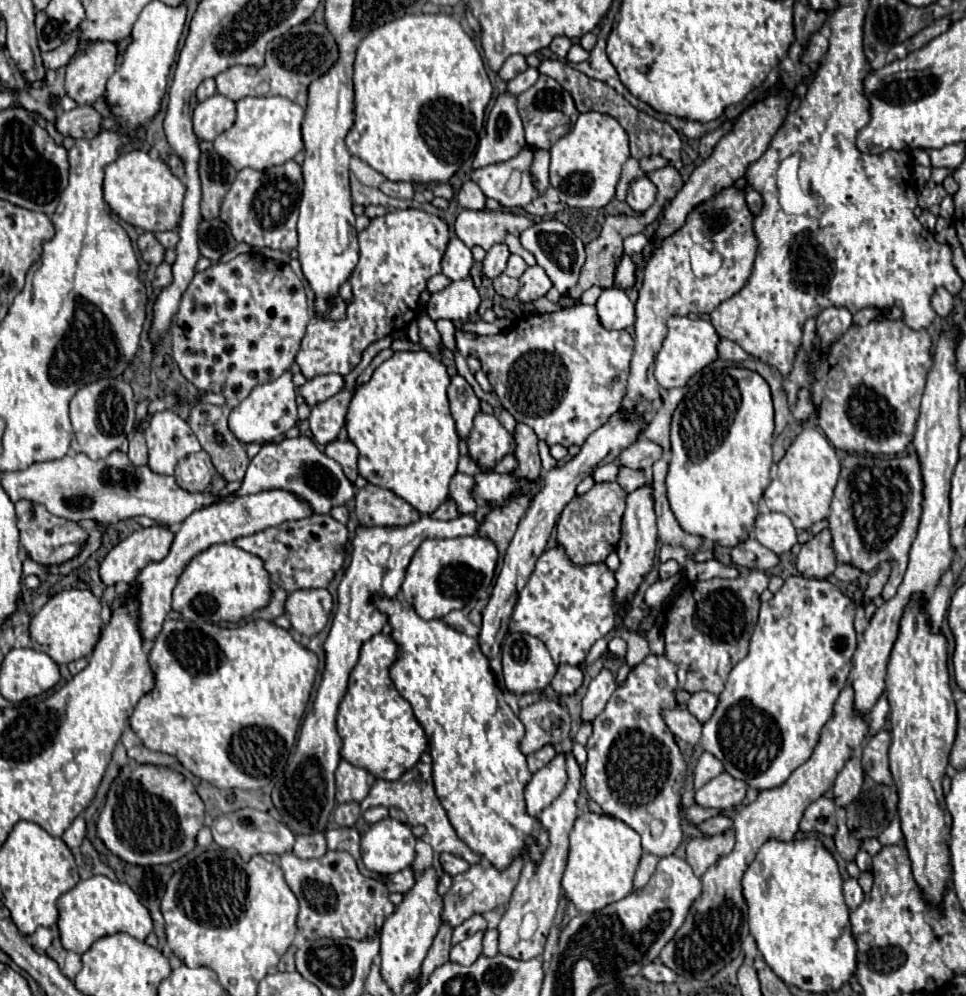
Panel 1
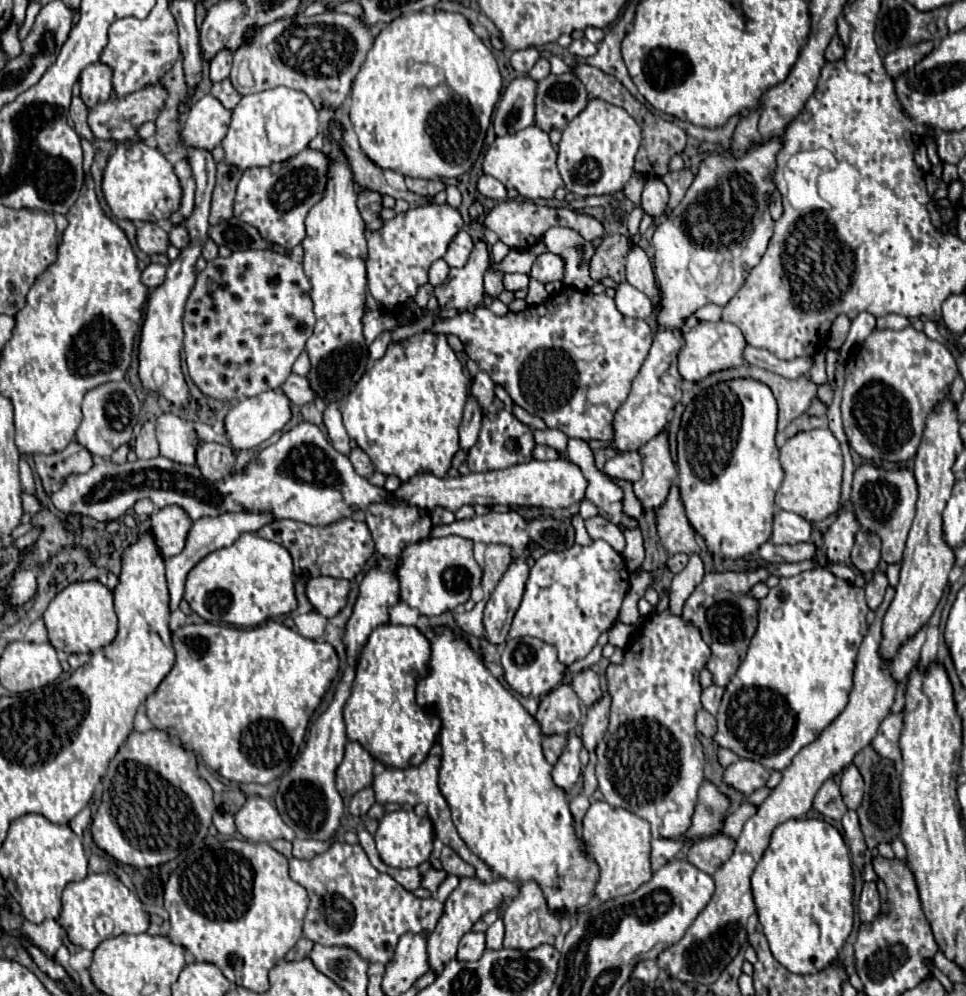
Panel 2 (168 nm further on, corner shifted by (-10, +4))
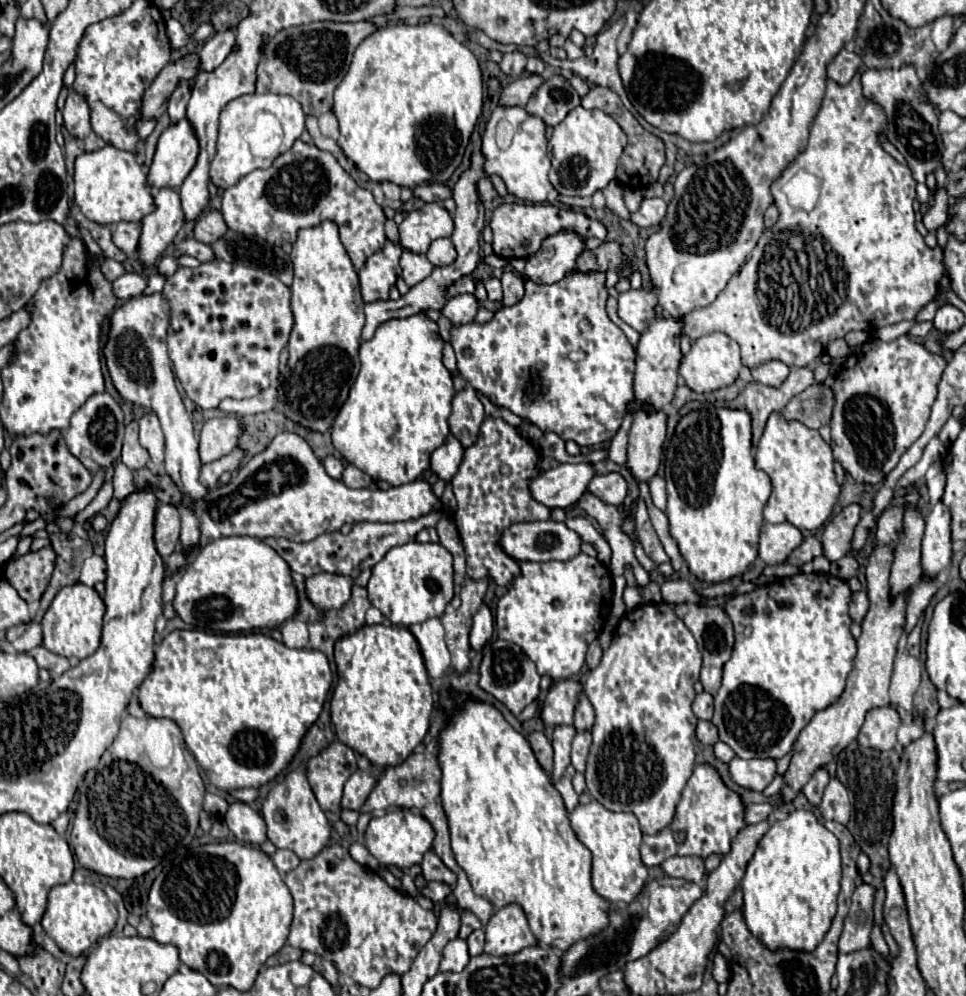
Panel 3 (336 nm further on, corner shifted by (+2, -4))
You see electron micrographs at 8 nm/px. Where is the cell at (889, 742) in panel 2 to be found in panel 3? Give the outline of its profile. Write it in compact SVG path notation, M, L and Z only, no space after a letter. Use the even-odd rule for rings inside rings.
M876 708L868 712L866 722L860 730L858 744L874 750L892 750L896 746L896 730L900 726L900 716L894 708Z

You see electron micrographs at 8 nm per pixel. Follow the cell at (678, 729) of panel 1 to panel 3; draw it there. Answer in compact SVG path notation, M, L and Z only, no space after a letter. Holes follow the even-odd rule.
M700 720L698 726L696 726L696 738L702 742L702 744L710 744L714 746L718 742L718 730L714 728L712 722L704 722Z

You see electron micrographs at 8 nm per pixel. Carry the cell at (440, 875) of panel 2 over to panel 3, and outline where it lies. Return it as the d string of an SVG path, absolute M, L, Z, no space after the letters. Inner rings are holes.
M426 882L426 886L420 890L420 894L430 898L432 902L442 902L450 894L450 886L446 886L442 882Z

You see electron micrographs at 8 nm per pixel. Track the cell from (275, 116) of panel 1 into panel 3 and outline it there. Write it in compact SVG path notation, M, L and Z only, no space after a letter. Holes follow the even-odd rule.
M246 94L226 104L220 114L220 130L216 142L216 156L210 162L210 178L218 188L234 186L242 176L270 164L304 132L306 114L292 96L278 94Z

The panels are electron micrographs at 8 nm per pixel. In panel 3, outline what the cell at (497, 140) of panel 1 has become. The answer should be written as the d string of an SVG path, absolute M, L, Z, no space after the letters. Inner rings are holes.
M524 76L514 82L510 82L506 88L502 88L500 94L500 108L510 108L510 106L524 106L526 100L536 92L536 88L542 84L542 76Z

